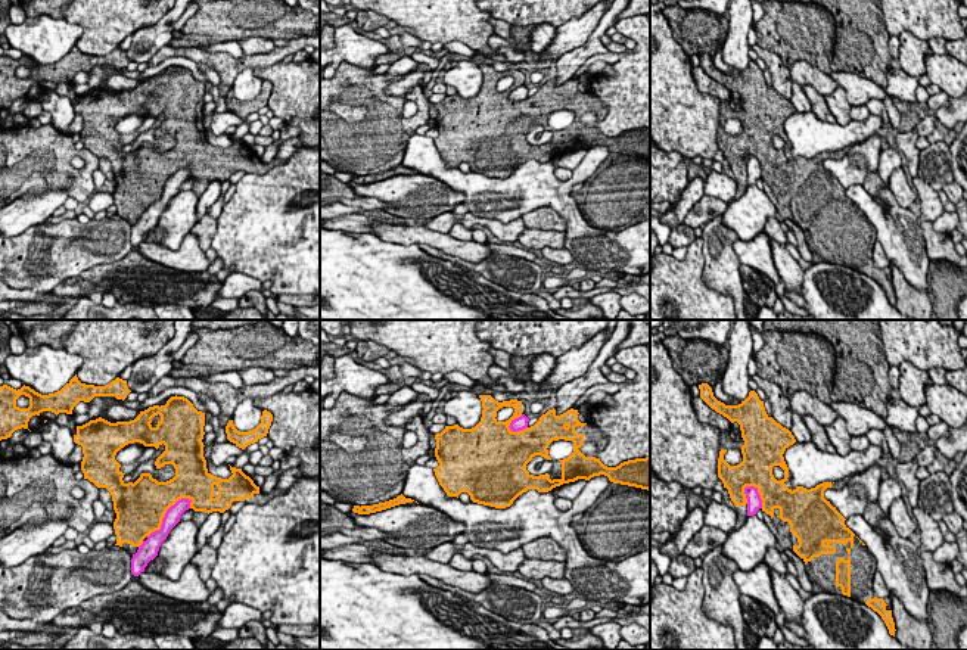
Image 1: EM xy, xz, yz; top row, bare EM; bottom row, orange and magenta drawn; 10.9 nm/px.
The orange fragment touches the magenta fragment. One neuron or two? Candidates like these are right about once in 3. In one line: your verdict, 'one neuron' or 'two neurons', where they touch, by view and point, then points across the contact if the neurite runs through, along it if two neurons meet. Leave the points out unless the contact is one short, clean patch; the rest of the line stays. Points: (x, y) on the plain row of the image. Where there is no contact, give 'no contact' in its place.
two neurons; meets orange in xy at (165, 182)

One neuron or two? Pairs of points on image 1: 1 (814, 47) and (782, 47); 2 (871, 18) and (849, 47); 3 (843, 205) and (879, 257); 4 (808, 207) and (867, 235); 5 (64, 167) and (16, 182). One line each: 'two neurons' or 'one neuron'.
1: one neuron
2: one neuron
3: two neurons
4: one neuron
5: one neuron

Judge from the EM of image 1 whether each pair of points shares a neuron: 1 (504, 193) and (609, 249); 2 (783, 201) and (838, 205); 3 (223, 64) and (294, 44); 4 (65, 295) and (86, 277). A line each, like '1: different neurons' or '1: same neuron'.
1: same neuron
2: same neuron
3: same neuron
4: same neuron

